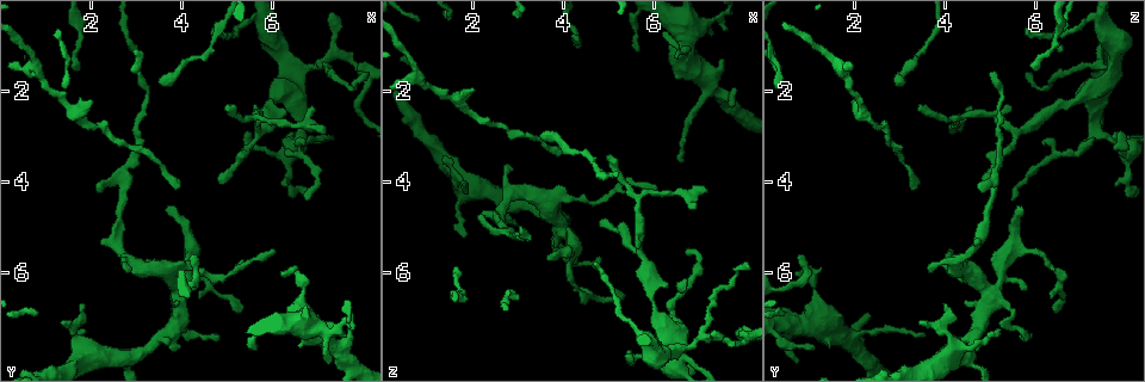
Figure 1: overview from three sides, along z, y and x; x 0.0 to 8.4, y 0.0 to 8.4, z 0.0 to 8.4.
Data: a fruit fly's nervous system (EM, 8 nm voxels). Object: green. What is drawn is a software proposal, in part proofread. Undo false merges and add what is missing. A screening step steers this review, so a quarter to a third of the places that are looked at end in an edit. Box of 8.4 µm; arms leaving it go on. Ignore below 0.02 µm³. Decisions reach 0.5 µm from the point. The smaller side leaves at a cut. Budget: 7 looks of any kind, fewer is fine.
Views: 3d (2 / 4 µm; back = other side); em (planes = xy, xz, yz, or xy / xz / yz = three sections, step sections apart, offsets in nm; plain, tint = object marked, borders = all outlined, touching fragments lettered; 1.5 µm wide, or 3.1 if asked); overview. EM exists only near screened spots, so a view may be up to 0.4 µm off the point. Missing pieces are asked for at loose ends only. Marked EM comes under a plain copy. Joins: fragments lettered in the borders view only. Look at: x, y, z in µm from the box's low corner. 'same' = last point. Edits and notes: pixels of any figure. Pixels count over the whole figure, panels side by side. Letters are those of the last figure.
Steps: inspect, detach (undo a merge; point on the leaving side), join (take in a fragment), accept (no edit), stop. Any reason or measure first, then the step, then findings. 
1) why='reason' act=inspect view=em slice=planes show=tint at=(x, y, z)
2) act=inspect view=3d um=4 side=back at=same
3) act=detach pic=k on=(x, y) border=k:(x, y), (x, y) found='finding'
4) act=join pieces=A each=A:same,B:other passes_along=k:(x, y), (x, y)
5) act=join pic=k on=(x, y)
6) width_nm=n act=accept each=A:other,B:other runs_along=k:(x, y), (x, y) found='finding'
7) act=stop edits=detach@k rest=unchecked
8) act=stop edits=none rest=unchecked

why='tapers out' act=inspect view=em slice=xy step=4 show=borders at=(7.80, 7.00, 2.30)

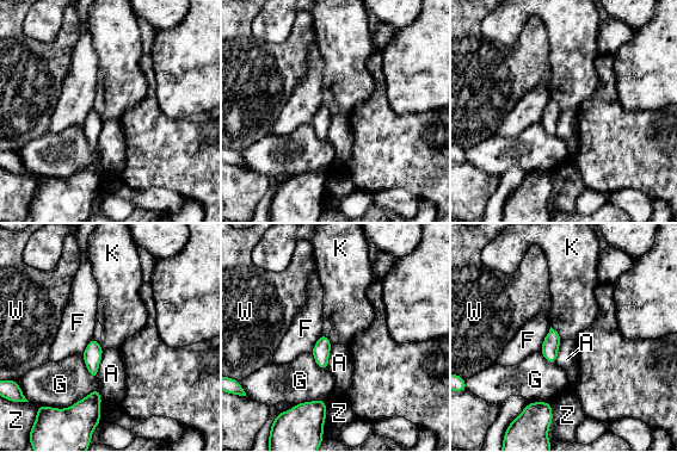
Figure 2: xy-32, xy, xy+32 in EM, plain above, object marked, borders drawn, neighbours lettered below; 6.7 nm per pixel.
act=inspect view=em slice=planes show=borders at=same

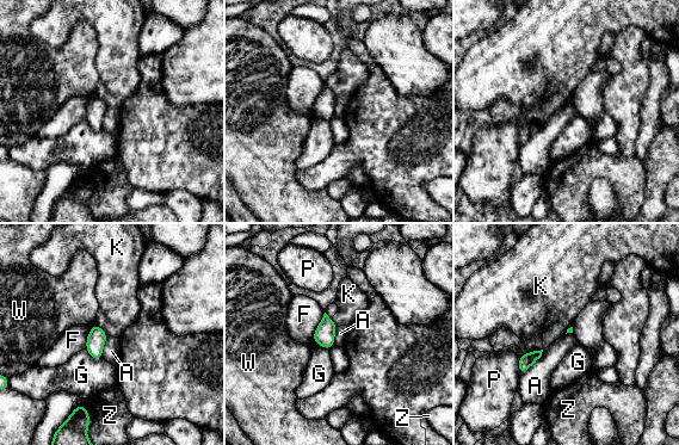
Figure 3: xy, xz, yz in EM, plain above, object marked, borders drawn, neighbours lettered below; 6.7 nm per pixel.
act=accept each=A:other,F:other,G:other,K:other,P:other,W:other,Z:other border=3:(543, 350), (542, 354), (519, 374) found='no lettered fragment goes on from it'

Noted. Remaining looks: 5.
why='tapers out' act=inspect view=3d um=2 at=(6.75, 4.45, 5.45)

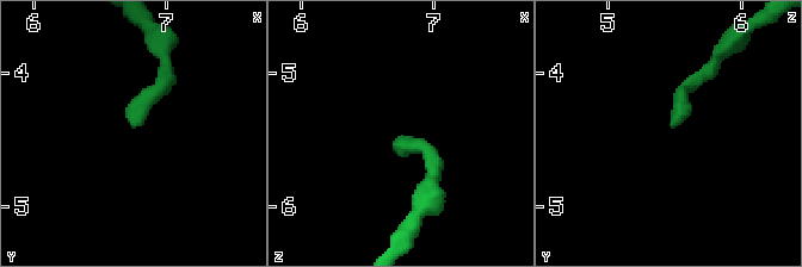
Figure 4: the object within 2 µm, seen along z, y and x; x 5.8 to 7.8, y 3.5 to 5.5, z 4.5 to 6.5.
act=inspect view=em slice=planes show=borders at=(6.74, 4.38, 5.50)

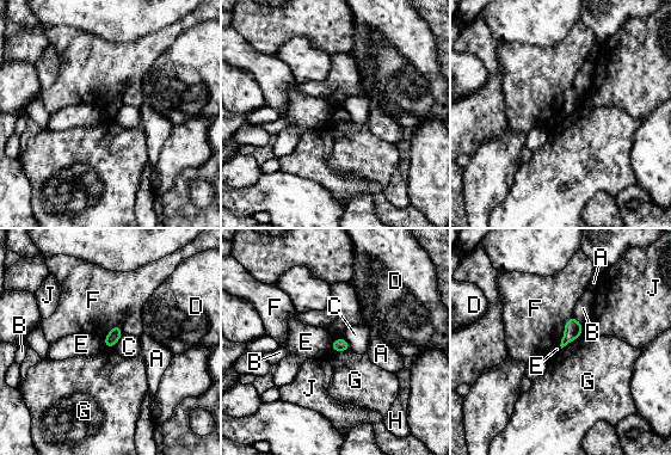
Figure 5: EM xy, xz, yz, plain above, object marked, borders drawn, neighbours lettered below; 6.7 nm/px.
width_nm=90 act=accept each=A:other,B:other,C:other,D:other,E:other,F:other,G:other,H:other,J:other found='none of them fits'

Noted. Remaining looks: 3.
why='tapers out' act=inspect view=em slice=xz step=4 show=borders at=(7.15, 2.95, 4.25)

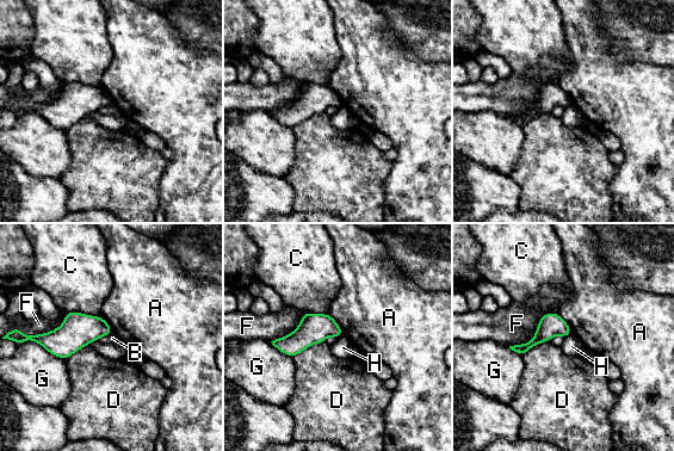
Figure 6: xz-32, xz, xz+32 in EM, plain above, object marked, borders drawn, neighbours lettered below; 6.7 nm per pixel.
why='cut it another way' act=inspect view=em slice=planes show=borders at=same

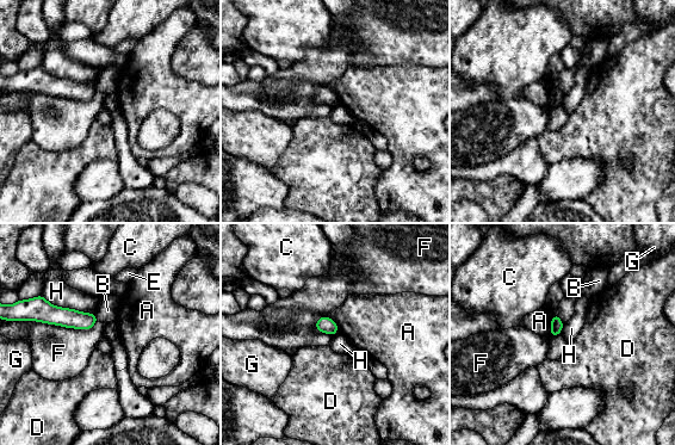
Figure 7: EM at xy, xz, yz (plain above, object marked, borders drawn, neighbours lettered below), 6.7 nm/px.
longest_contact=F:480nm act=accept each=A:other,B:other,C:other,D:other,E:other,F:other,G:other,H:other border=7:(42, 294), (54, 304), (96, 311) found='none of them fits'

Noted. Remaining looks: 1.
act=stop edits=none rest=unchecked

